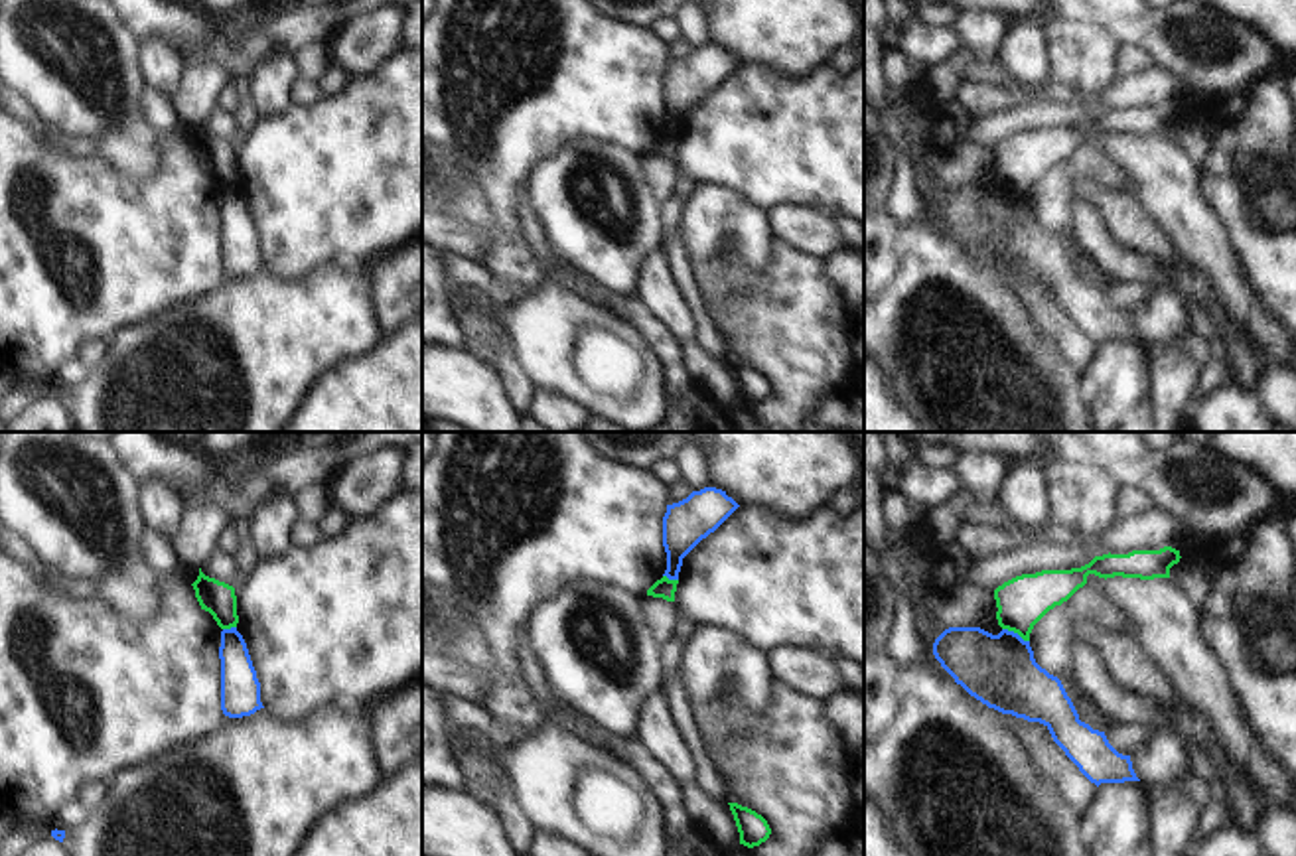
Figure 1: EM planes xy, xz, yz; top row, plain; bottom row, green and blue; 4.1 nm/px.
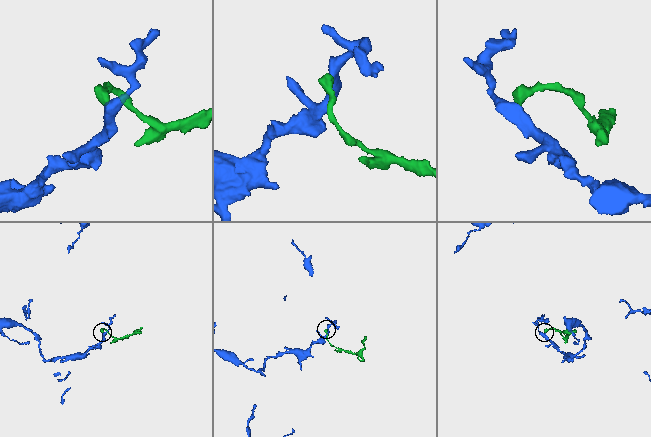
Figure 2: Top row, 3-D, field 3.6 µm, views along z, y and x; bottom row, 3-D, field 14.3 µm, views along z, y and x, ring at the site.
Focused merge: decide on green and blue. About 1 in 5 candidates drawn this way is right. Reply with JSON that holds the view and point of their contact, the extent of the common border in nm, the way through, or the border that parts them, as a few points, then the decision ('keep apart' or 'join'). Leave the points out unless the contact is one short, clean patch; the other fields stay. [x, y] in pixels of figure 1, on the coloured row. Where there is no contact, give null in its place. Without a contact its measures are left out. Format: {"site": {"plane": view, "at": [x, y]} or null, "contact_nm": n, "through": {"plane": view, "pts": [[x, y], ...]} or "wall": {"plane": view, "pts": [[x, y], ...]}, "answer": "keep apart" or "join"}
{"site": {"plane": "yz", "at": [1016, 632]}, "contact_nm": 130, "wall": {"plane": "yz", "pts": [[1003, 628], [1028, 642]]}, "answer": "keep apart"}

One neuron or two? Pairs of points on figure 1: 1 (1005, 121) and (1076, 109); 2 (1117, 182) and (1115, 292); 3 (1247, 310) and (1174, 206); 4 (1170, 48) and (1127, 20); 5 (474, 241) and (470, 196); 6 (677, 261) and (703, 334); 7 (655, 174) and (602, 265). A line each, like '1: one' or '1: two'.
1: one
2: two
3: one
4: one
5: one
6: one
7: two

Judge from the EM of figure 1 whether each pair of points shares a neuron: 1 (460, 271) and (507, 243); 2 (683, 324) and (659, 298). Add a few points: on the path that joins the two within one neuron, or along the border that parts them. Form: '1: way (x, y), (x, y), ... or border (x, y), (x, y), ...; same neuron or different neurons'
1: border (480, 265), (515, 296); different neurons
2: way (677, 318), (665, 304); same neuron

